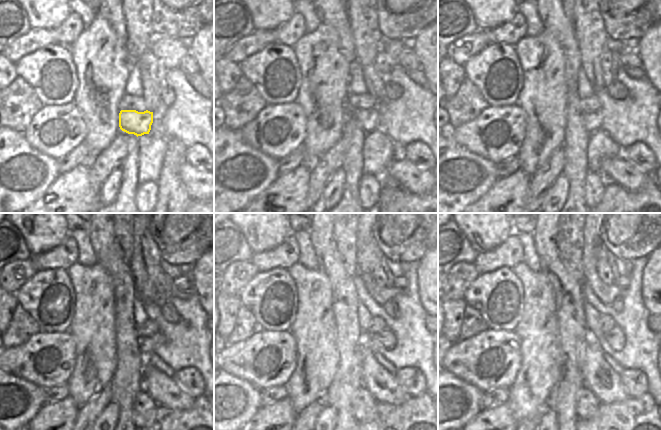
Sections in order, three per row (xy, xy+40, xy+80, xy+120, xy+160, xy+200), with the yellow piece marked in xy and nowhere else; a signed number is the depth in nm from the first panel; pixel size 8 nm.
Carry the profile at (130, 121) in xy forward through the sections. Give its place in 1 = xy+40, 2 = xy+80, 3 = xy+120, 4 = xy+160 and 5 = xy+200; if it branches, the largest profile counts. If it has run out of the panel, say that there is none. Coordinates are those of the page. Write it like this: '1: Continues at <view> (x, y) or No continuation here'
1: Continues at xy+40 (367, 119)
2: Continues at xy+80 (592, 120)
3: Continues at xy+120 (146, 343)
4: Continues at xy+160 (387, 338)
5: Continues at xy+200 (615, 338)

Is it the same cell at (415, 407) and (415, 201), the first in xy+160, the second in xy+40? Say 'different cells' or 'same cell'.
same cell

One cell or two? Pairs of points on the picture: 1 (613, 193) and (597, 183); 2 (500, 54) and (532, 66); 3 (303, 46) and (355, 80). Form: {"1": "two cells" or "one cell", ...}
{"1": "two cells", "2": "two cells", "3": "two cells"}

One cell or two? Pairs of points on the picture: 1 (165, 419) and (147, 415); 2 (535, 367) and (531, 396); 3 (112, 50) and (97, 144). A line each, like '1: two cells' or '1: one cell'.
1: two cells
2: one cell
3: one cell

